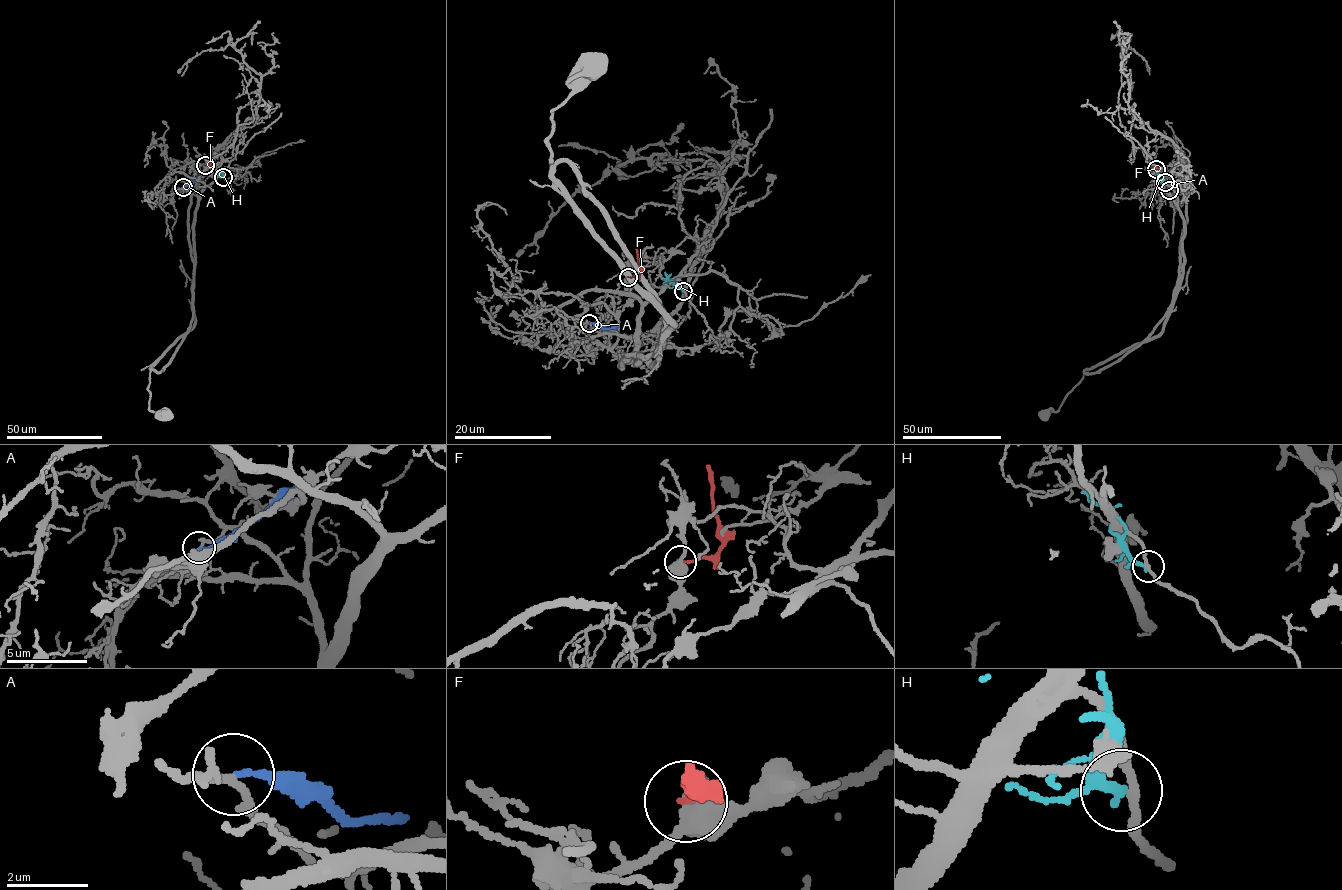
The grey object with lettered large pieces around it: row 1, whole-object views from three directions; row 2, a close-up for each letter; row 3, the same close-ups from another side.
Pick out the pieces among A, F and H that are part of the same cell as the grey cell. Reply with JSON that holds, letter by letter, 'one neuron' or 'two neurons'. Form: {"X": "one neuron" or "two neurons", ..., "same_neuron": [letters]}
{"A": "two neurons", "F": "two neurons", "H": "two neurons", "same_neuron": []}

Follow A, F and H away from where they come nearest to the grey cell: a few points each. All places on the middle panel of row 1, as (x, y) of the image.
A: (589, 323), (616, 329)
F: (628, 277), (640, 271), (636, 248)
H: (682, 292), (676, 281), (669, 281), (664, 272)

